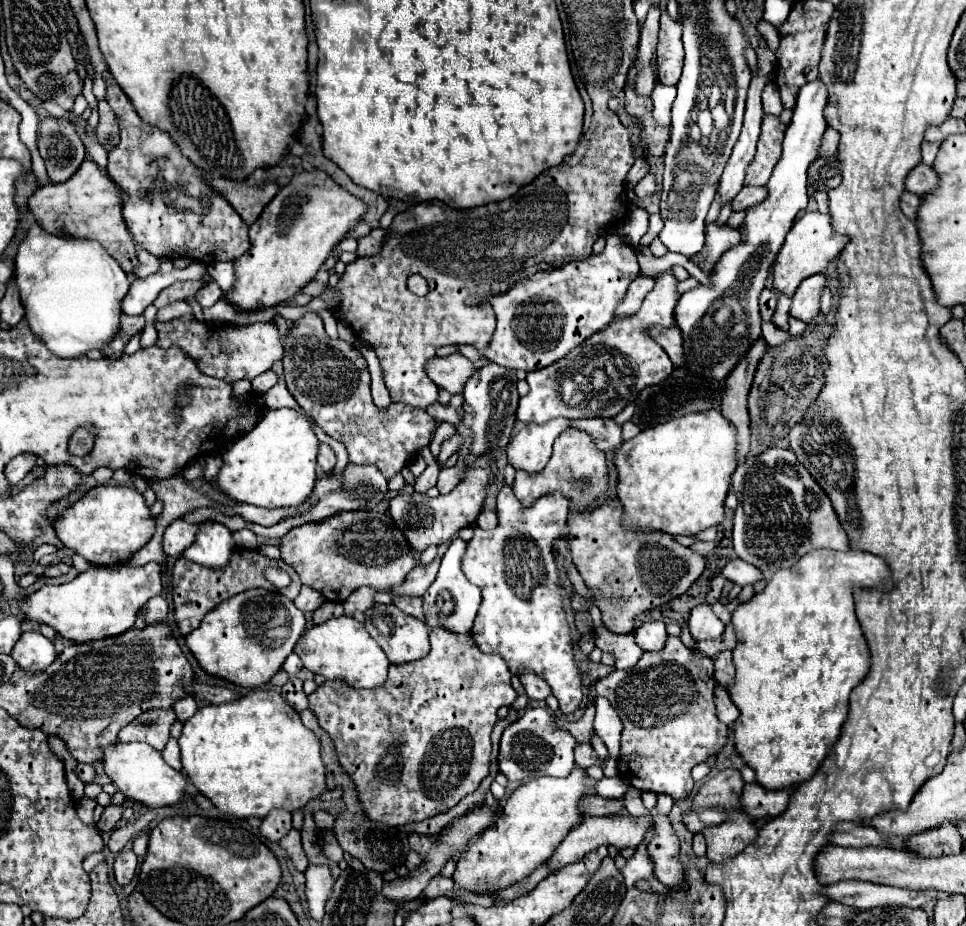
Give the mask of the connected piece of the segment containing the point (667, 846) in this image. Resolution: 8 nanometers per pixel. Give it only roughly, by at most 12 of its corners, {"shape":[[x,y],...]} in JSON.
{"shape":[[656,808],[656,828],[646,852],[654,876],[680,888],[684,868],[678,860],[678,836]]}

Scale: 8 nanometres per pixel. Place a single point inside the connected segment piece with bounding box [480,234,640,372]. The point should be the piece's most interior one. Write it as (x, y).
(542, 318)

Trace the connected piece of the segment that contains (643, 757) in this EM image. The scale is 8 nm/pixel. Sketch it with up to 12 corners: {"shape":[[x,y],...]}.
{"shape":[[670,636],[596,682],[618,776],[690,796],[718,754],[712,660]]}

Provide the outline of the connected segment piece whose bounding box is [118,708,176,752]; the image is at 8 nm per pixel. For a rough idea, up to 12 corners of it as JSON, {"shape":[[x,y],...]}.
{"shape":[[148,710],[124,726],[120,742],[158,752],[170,738],[174,710]]}

